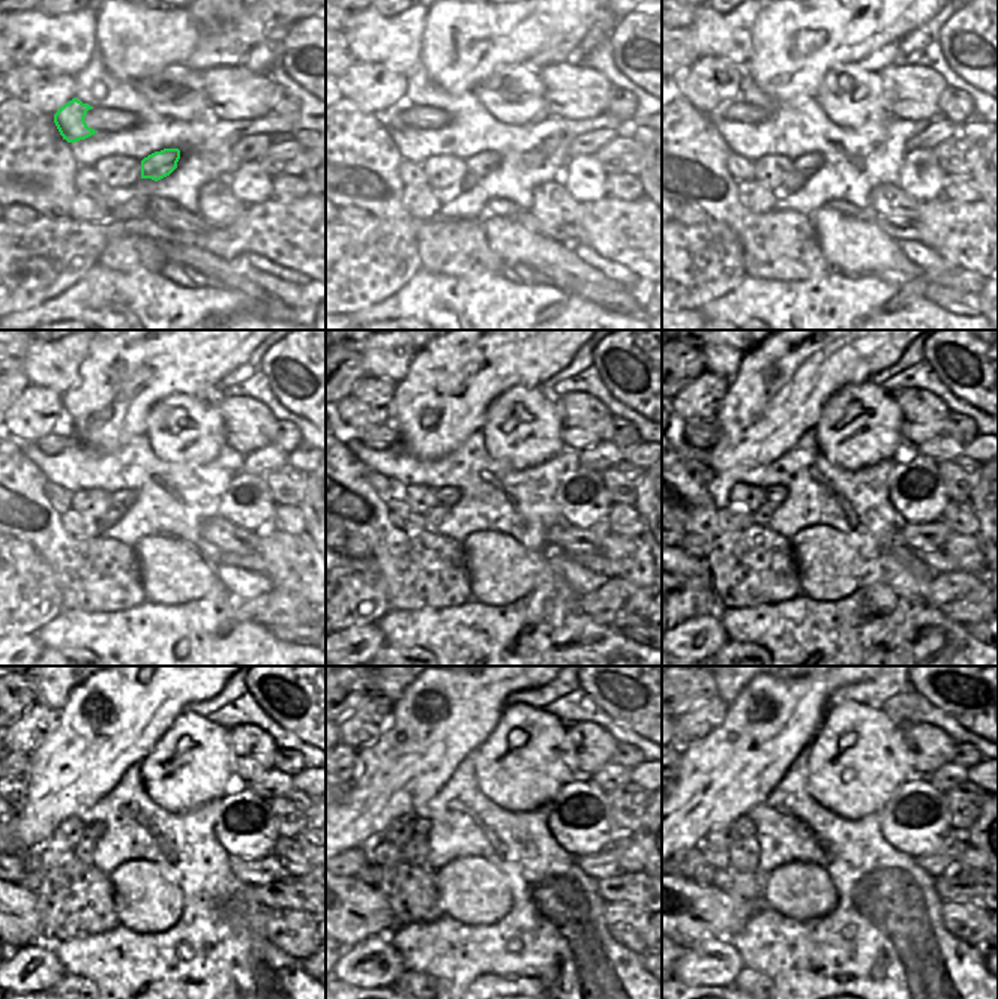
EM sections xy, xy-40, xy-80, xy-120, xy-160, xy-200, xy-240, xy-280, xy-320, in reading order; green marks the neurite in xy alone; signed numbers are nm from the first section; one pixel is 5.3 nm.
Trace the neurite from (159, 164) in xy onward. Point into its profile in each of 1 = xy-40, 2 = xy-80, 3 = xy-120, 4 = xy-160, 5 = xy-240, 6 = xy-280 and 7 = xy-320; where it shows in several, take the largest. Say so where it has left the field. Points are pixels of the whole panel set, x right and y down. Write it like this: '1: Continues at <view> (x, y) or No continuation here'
1: Continues at xy-40 (479, 165)
2: Continues at xy-80 (803, 167)
3: Continues at xy-120 (120, 500)
4: Continues at xy-160 (447, 497)
5: Continues at xy-240 (93, 830)
6: Continues at xy-280 (420, 825)
7: Continues at xy-320 (743, 827)

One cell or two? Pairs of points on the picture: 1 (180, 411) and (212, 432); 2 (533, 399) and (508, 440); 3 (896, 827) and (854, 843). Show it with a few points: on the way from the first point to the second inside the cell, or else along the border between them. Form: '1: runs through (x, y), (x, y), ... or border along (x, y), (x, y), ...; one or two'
1: runs through (188, 413), (204, 429); one
2: runs through (535, 411), (539, 419), (520, 431); one
3: border along (878, 812), (880, 833), (893, 846), (908, 854); two

